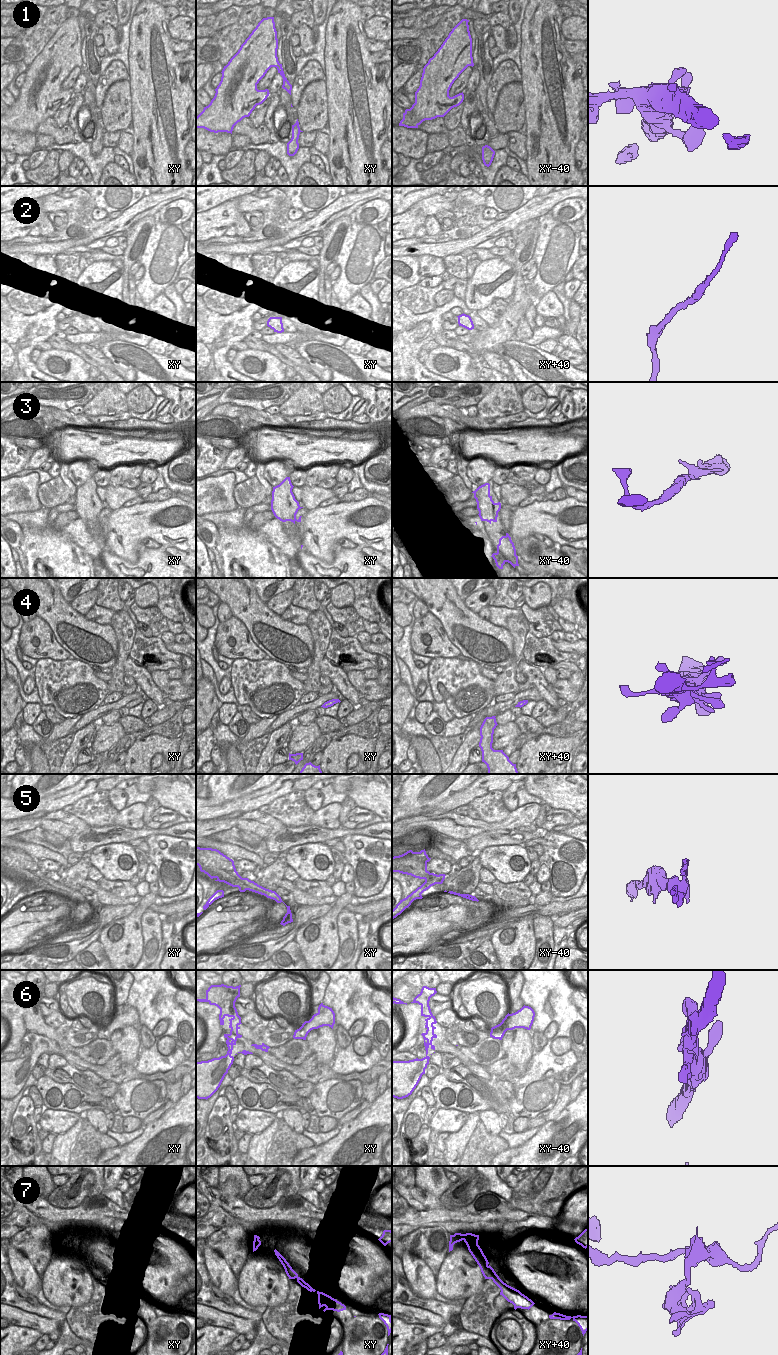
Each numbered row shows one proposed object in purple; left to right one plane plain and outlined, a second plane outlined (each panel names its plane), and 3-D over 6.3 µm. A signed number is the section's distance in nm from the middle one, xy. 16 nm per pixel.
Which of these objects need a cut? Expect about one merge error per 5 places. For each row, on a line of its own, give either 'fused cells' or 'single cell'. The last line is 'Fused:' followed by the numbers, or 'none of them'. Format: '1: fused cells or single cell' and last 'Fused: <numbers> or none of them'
1: single cell
2: single cell
3: single cell
4: single cell
5: single cell
6: single cell
7: fused cells
Fused: 7

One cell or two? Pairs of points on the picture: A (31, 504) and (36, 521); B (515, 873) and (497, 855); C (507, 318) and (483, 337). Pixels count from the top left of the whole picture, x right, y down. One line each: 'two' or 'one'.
A: two
B: one
C: one

